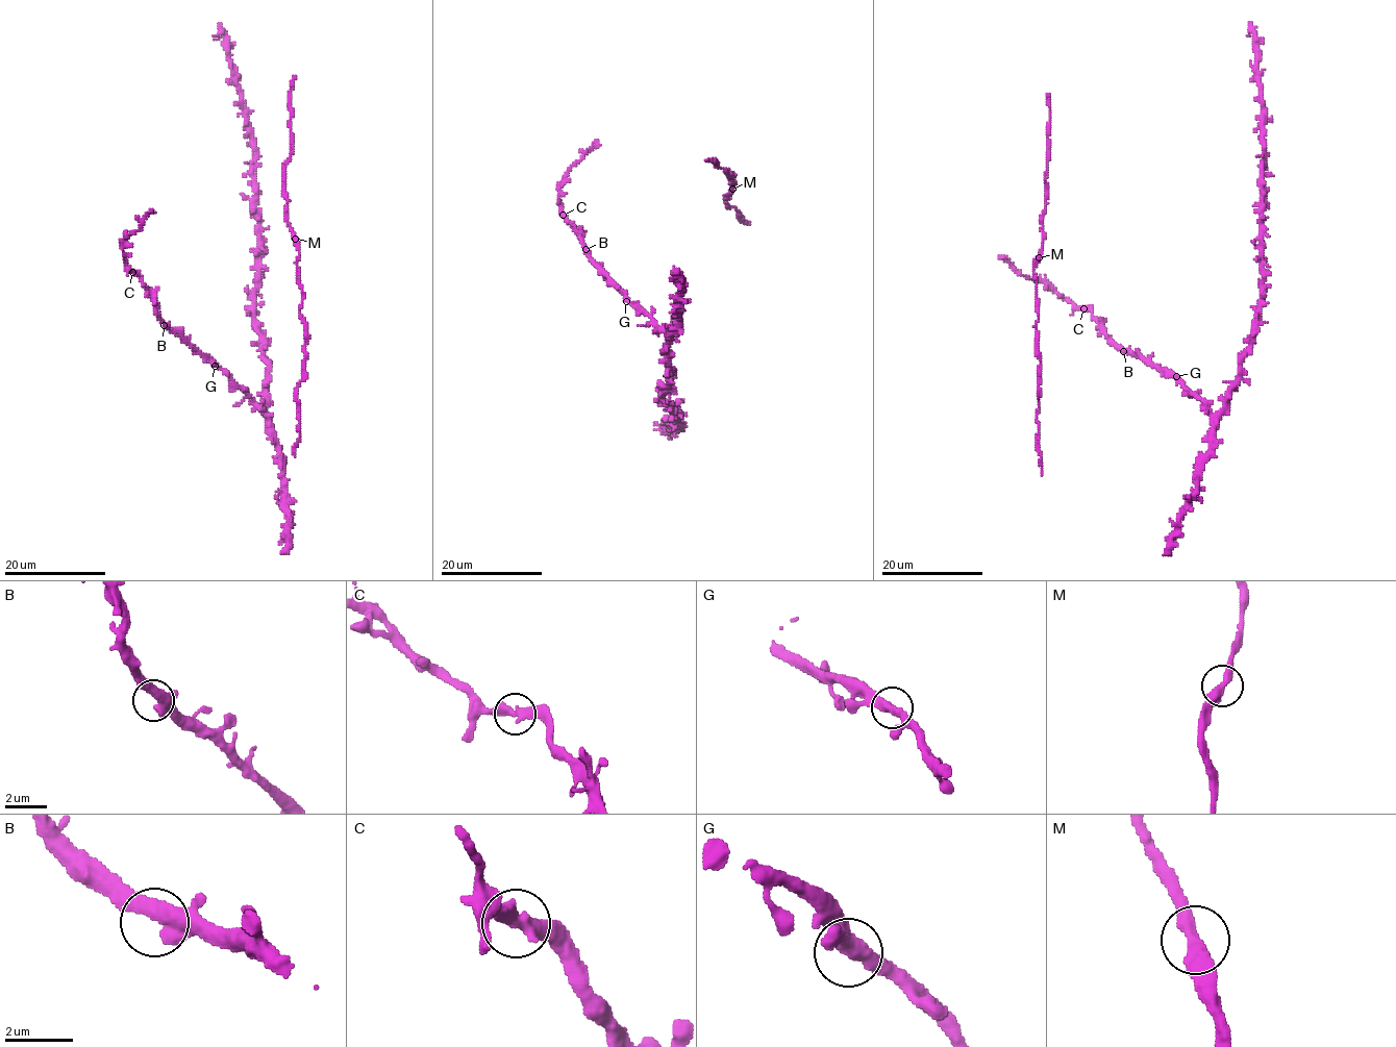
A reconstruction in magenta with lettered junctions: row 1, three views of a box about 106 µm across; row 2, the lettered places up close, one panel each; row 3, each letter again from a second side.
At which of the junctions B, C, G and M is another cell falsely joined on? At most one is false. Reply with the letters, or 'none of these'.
none of these

